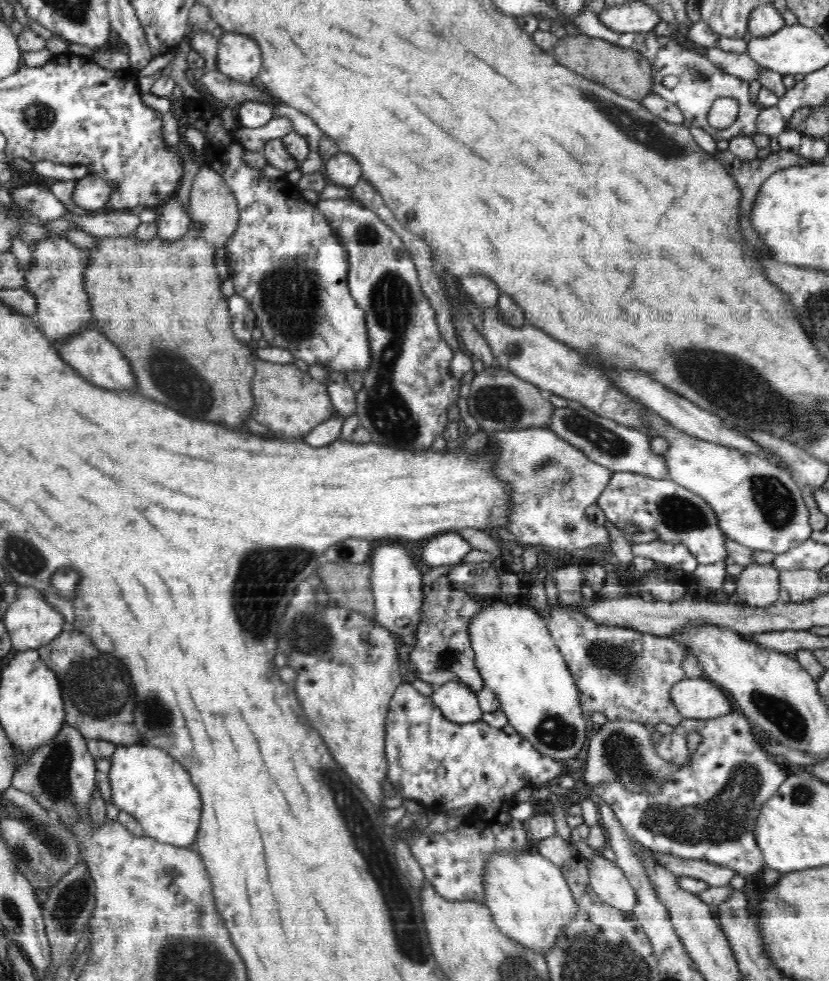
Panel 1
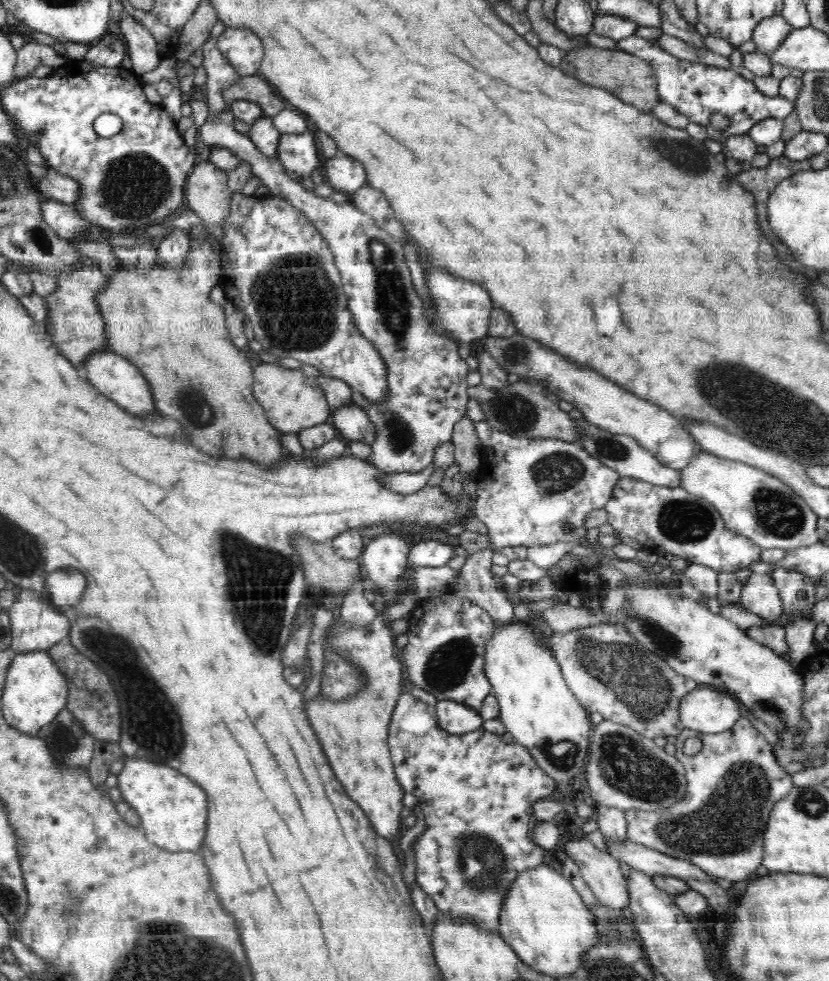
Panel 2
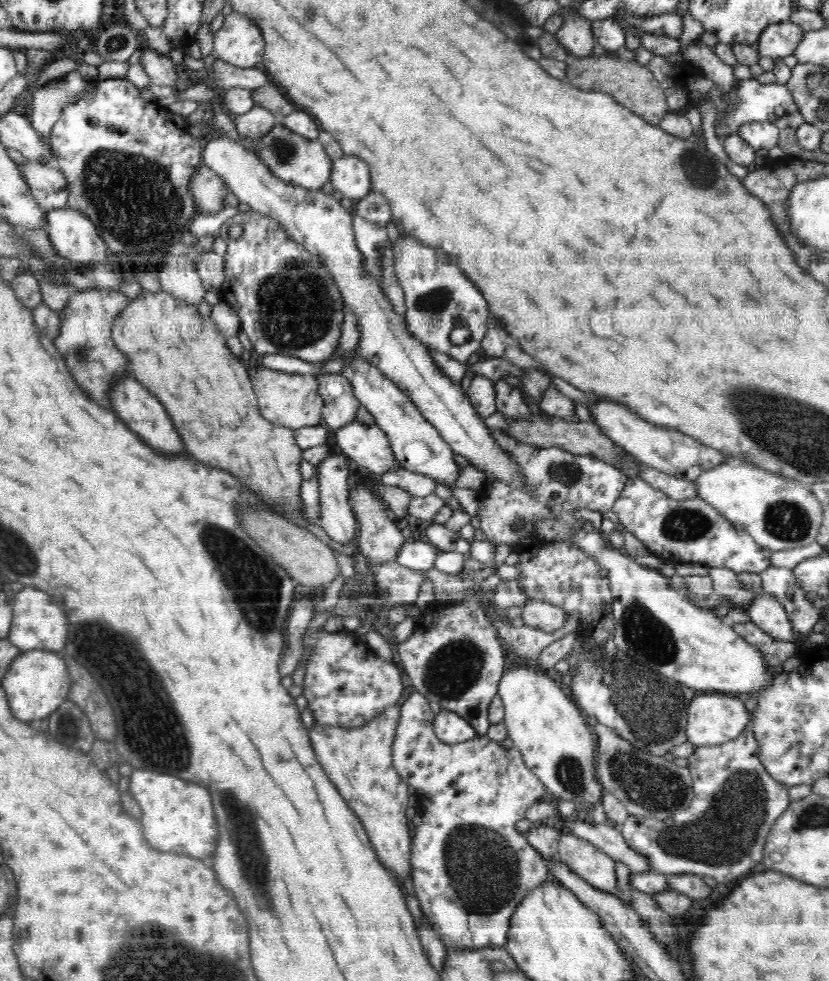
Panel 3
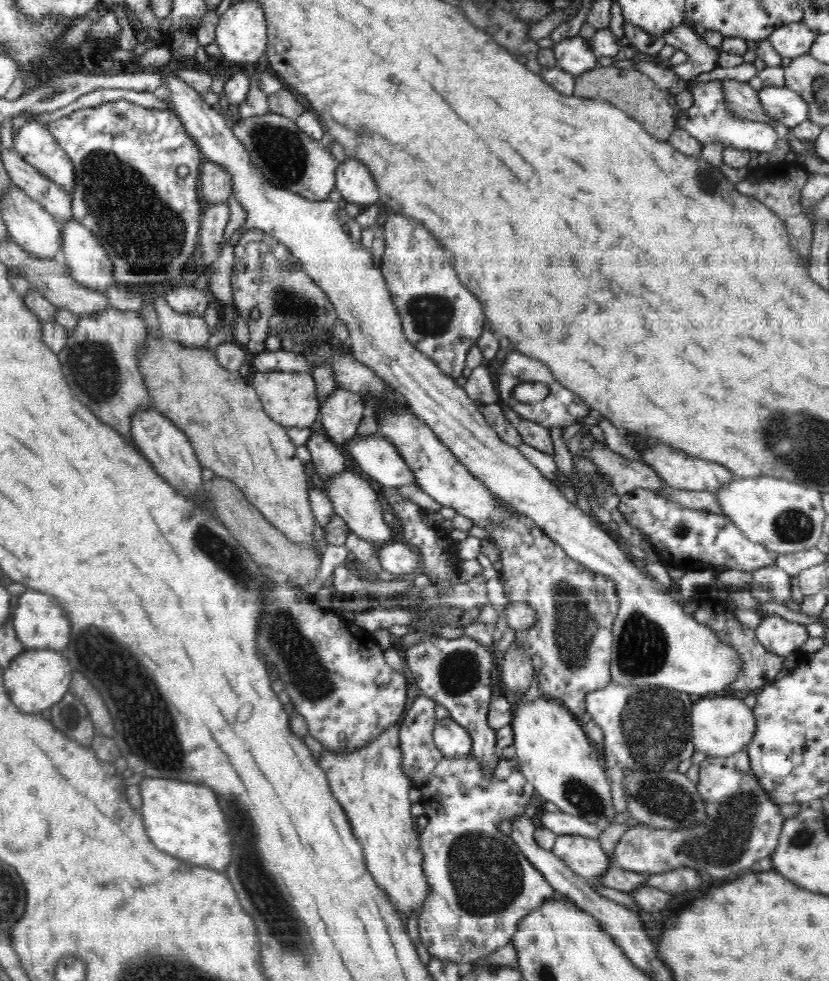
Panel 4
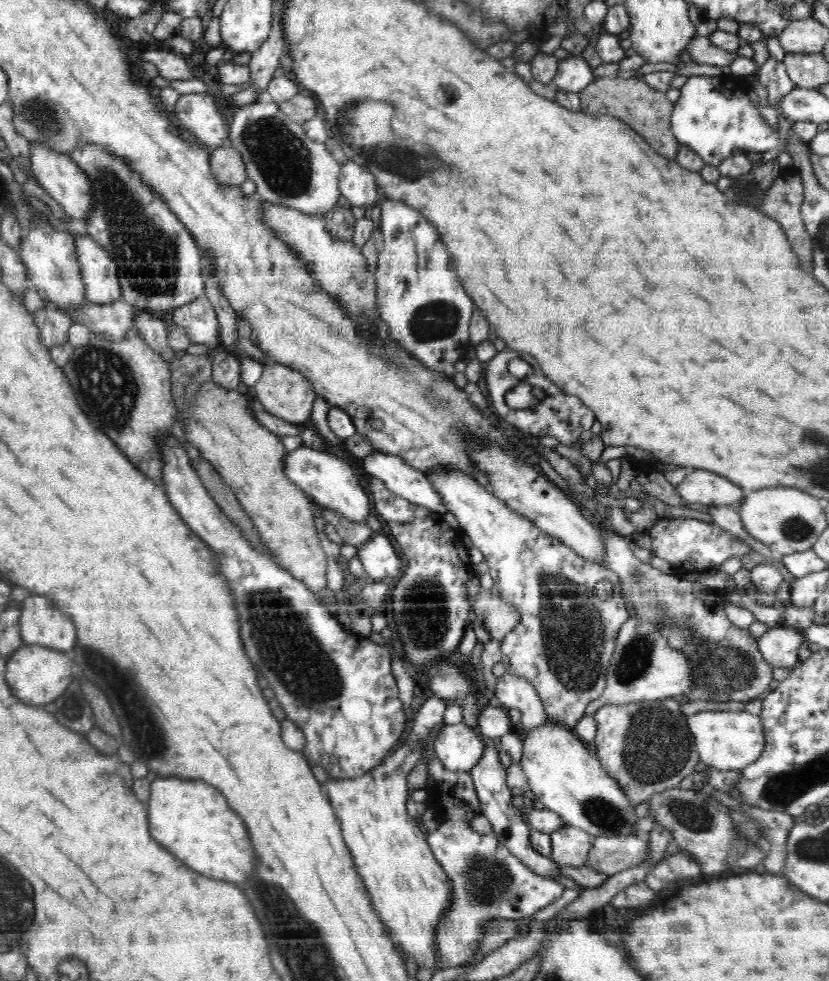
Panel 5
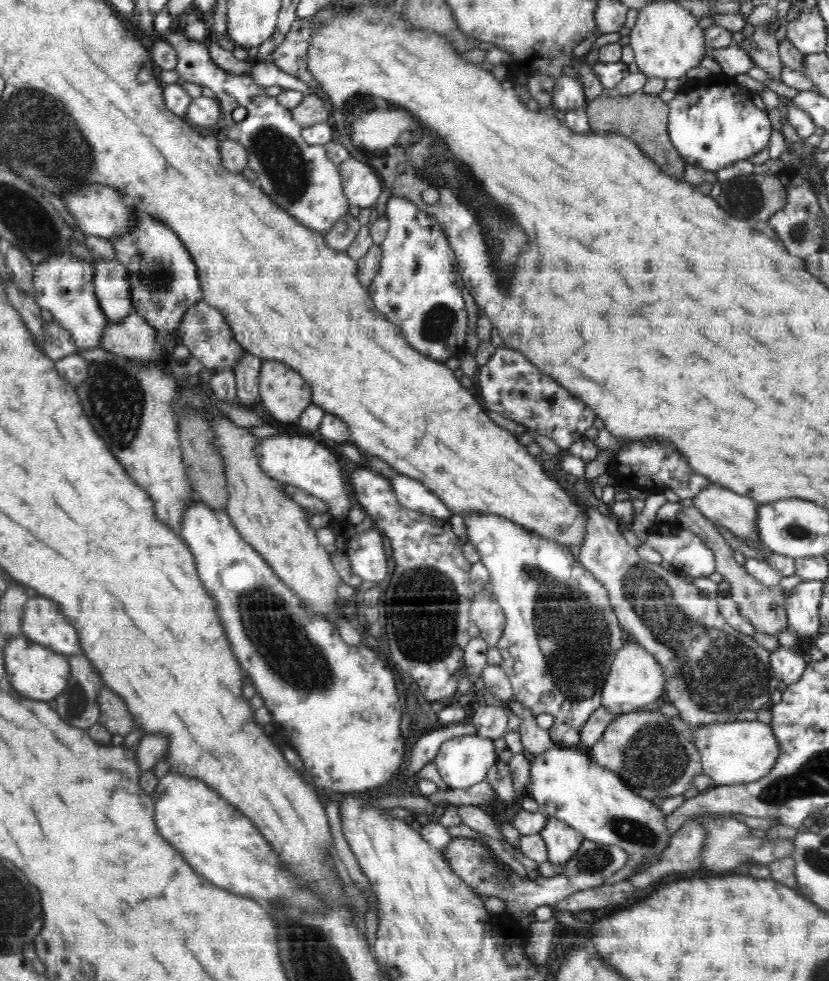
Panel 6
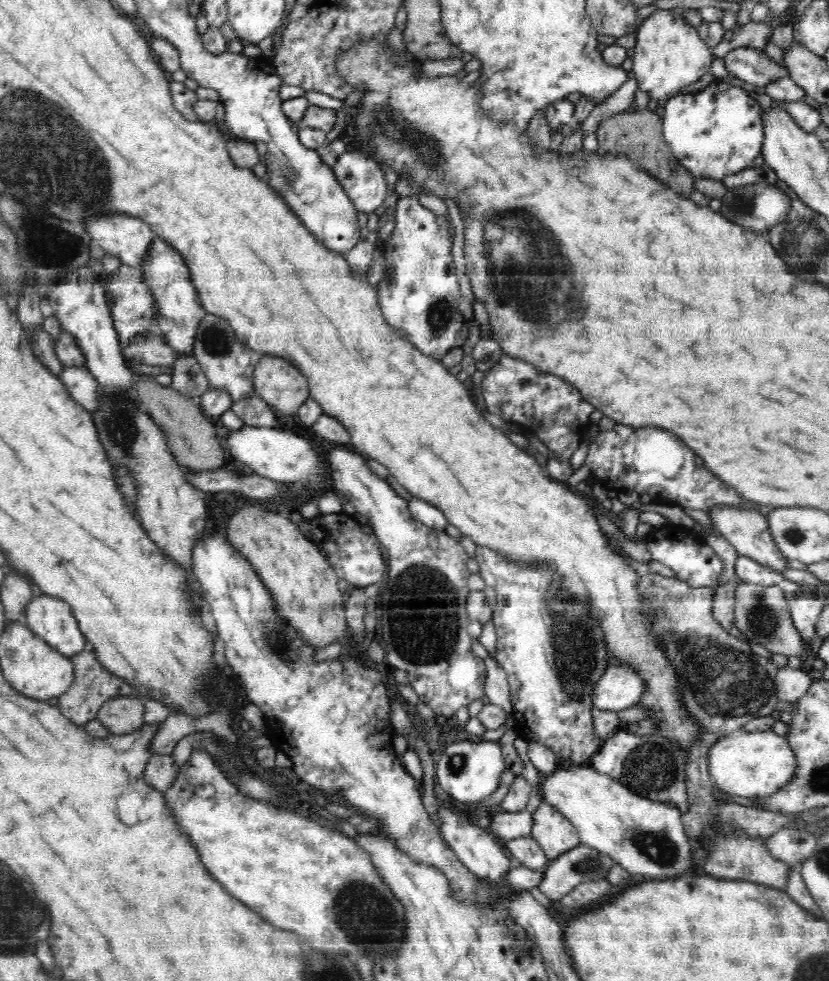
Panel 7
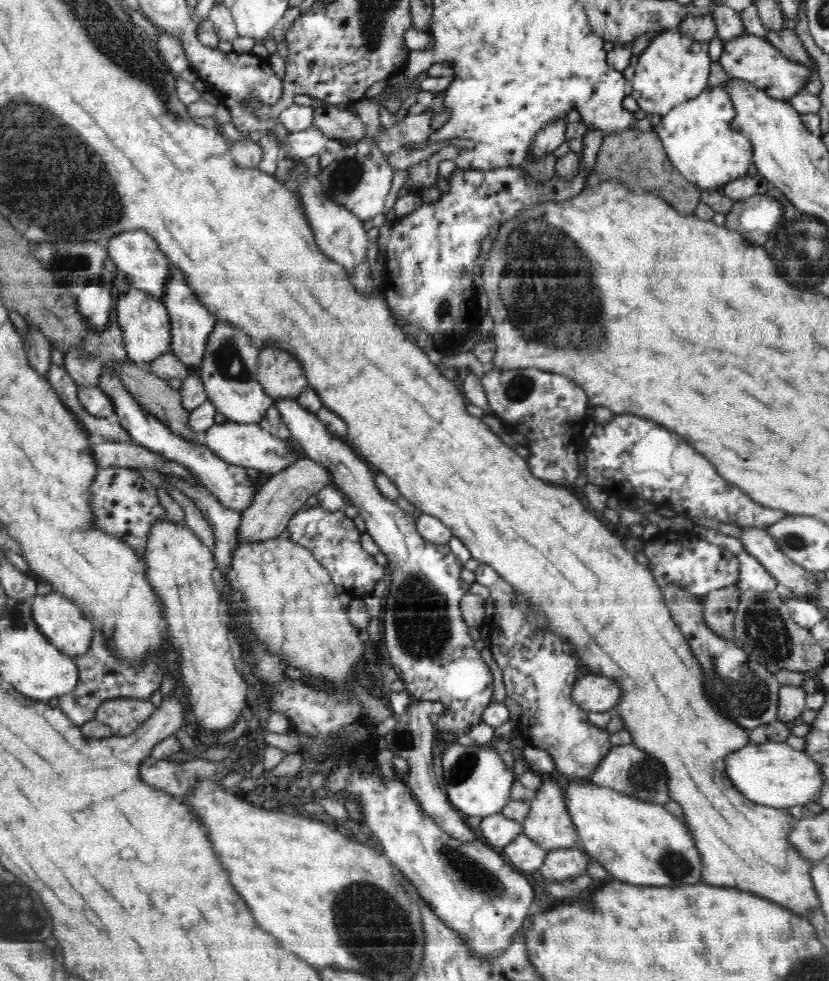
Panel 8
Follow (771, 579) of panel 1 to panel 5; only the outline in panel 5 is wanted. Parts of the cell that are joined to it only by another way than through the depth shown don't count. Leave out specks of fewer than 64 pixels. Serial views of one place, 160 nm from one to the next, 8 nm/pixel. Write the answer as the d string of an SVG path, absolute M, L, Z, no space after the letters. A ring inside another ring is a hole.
M796 629L792 630L774 630L770 634L764 634L758 639L759 650L763 658L774 668L794 669L799 664L798 650L802 646L802 632L798 634Z

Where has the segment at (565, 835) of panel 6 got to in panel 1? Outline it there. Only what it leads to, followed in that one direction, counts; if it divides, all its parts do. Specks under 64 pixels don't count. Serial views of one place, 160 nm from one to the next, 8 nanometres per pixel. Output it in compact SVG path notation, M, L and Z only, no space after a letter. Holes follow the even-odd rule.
M598 852L589 862L589 886L598 898L603 903L631 915L637 901L636 891L628 882L623 870Z

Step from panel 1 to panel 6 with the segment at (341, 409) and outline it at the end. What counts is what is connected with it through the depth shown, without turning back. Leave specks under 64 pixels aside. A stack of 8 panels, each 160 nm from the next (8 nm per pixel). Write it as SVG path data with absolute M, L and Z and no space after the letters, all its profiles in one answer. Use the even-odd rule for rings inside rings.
M395 471L390 484L396 491L396 498L403 507L430 514L434 518L448 519L451 510L440 500L440 497L428 490L419 480L408 478Z

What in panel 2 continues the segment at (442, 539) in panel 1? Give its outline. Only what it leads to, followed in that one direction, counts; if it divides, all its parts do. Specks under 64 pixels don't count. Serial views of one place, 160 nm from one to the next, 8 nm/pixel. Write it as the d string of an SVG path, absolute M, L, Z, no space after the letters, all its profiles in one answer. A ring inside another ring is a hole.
M422 539L411 547L407 557L414 567L435 567L446 565L454 556L456 552L448 543Z

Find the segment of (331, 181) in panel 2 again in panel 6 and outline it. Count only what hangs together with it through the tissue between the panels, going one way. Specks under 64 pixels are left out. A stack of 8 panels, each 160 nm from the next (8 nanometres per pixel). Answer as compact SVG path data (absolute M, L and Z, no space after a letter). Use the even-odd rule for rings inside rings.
M353 155L339 165L343 194L349 205L365 209L374 205L383 192L382 180L367 163Z

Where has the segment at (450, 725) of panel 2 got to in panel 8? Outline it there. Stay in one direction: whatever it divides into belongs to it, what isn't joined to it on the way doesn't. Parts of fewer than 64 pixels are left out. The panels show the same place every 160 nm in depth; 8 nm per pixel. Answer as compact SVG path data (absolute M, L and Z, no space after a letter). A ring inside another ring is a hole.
M453 737L452 743L445 748L441 761L449 802L466 816L486 818L500 813L511 801L510 791L517 777L496 751L478 744L475 747L464 746Z

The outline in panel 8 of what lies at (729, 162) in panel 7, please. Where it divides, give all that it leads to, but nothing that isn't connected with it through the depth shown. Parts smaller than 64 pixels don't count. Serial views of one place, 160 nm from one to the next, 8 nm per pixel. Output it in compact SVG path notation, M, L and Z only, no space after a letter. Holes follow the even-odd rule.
M708 86L696 96L686 102L672 107L652 130L663 142L663 150L671 160L672 165L680 171L680 174L692 184L702 189L716 189L722 192L722 186L740 179L748 174L748 169L753 163L751 139L743 133L743 130L734 128L735 105L731 102L727 90L719 86Z

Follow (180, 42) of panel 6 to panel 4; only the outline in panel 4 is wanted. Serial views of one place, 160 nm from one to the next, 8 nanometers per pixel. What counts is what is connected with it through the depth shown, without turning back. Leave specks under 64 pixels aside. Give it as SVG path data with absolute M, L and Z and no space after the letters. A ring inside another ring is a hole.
M264 113L262 116L251 116L250 118L240 119L231 128L236 138L244 145L254 167L262 171L264 178L268 182L290 190L302 198L310 200L329 199L330 193L335 189L335 172L340 166L340 162L320 141L308 136L296 121L290 120L285 116L276 113Z

